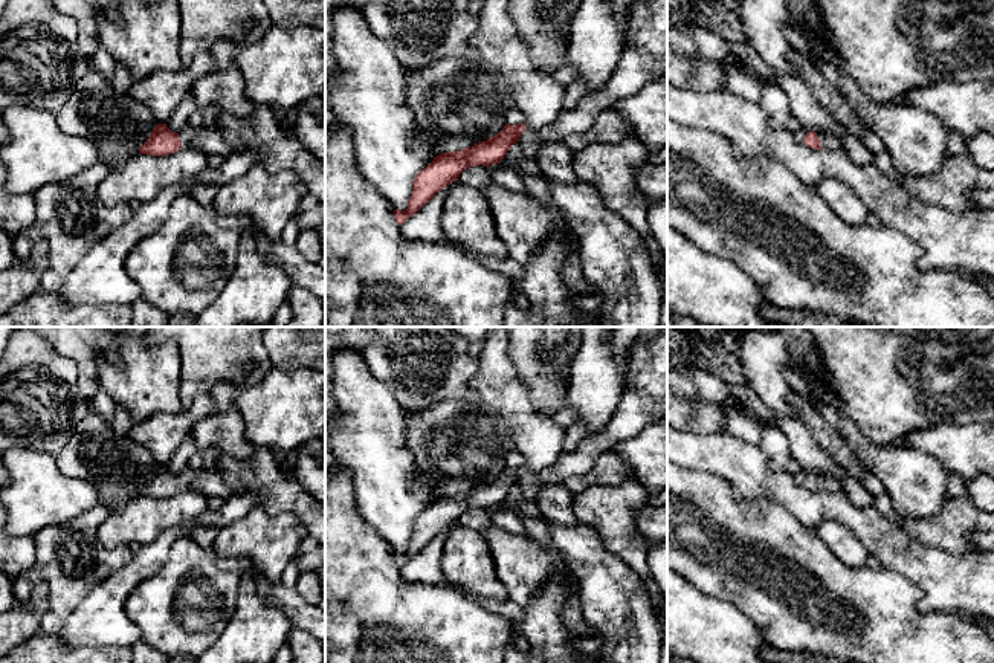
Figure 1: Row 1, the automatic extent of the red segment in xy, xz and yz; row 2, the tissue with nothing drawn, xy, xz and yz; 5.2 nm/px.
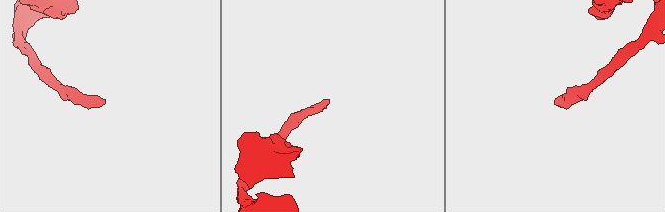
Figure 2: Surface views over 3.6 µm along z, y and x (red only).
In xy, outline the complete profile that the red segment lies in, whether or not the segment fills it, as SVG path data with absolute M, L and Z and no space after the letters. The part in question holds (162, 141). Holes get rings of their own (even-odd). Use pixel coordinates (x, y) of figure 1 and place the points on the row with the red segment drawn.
M159 124L153 128L147 142L140 145L139 154L168 156L182 147L195 148L206 156L218 154L224 159L238 150L226 141L226 133L220 125L194 127L188 124L176 133L166 124Z

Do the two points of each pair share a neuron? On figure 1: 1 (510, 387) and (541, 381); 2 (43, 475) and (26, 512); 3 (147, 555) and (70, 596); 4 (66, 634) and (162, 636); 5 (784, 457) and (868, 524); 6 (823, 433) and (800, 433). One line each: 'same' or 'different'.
1: different
2: same
3: different
4: different
5: different
6: different

